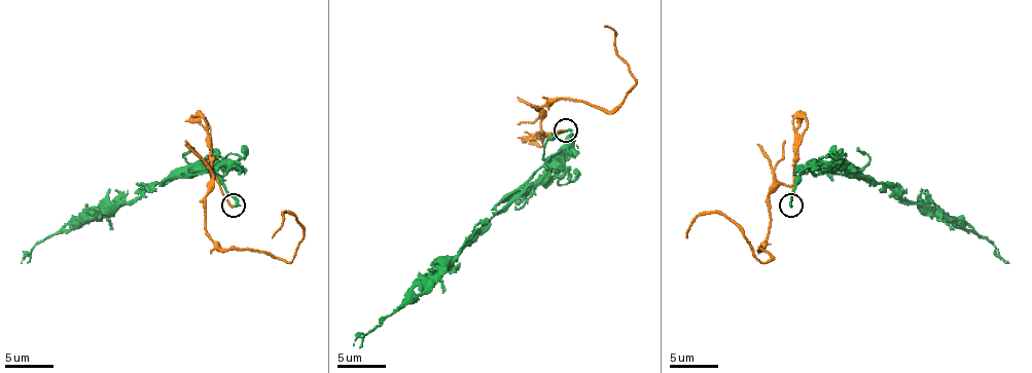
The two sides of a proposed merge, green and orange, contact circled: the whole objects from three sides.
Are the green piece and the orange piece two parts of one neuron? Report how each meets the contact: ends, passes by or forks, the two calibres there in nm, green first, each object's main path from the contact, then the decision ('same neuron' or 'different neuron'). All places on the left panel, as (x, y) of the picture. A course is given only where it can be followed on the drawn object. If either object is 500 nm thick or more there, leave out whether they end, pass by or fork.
green ends | orange ends | 220/170 nm | green via (233, 206), (211, 164), (211, 172), (175, 175), (136, 198), (71, 220), (21, 263) | orange via (233, 206), (213, 177), (204, 230), (223, 249), (256, 249), (290, 261), (303, 234), (283, 213), (271, 237) | same neuron

